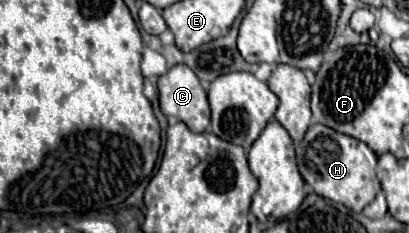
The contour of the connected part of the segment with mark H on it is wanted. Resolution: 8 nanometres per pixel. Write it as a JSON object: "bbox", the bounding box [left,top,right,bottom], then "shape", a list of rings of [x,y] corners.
{"bbox":[297,123,377,213],"shape":[[[313,123],[303,141],[297,145],[297,165],[305,183],[309,183],[317,195],[341,203],[355,213],[369,205],[377,195],[373,169],[361,151],[361,141],[337,133],[321,123]]]}

